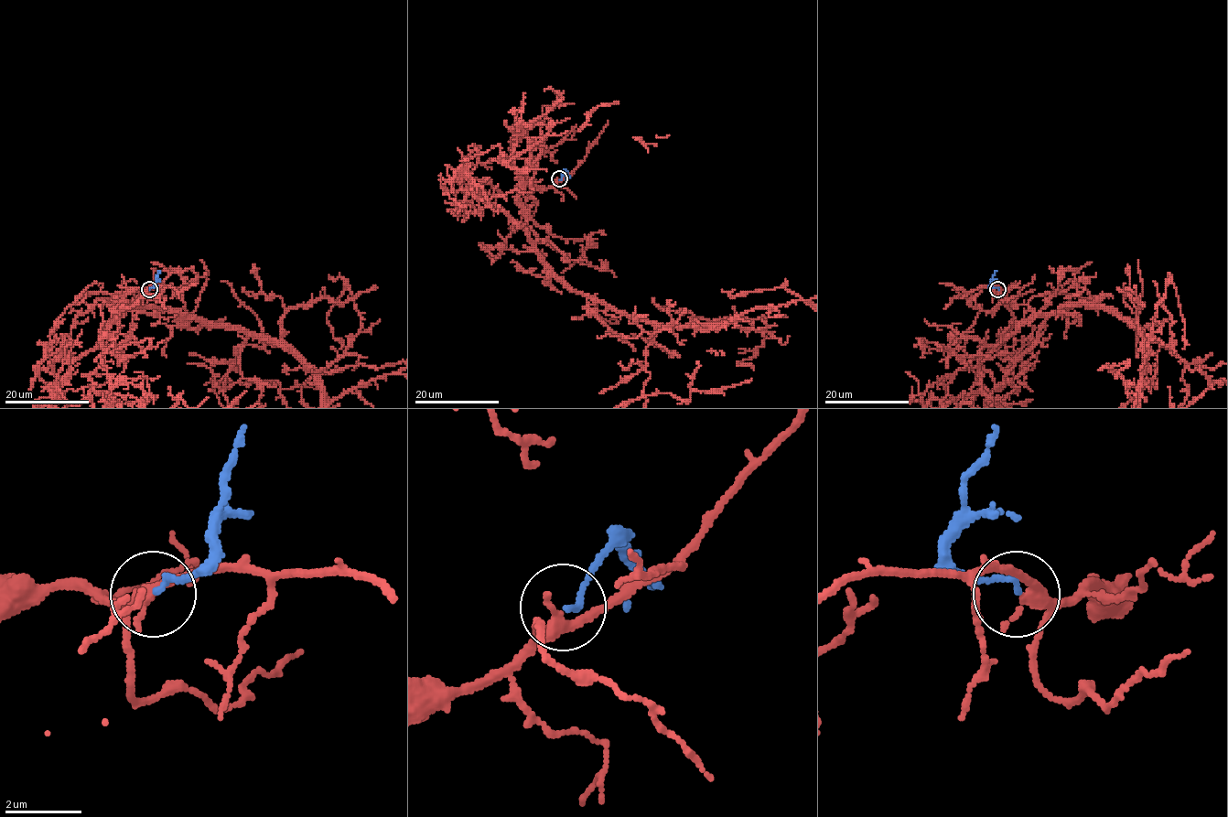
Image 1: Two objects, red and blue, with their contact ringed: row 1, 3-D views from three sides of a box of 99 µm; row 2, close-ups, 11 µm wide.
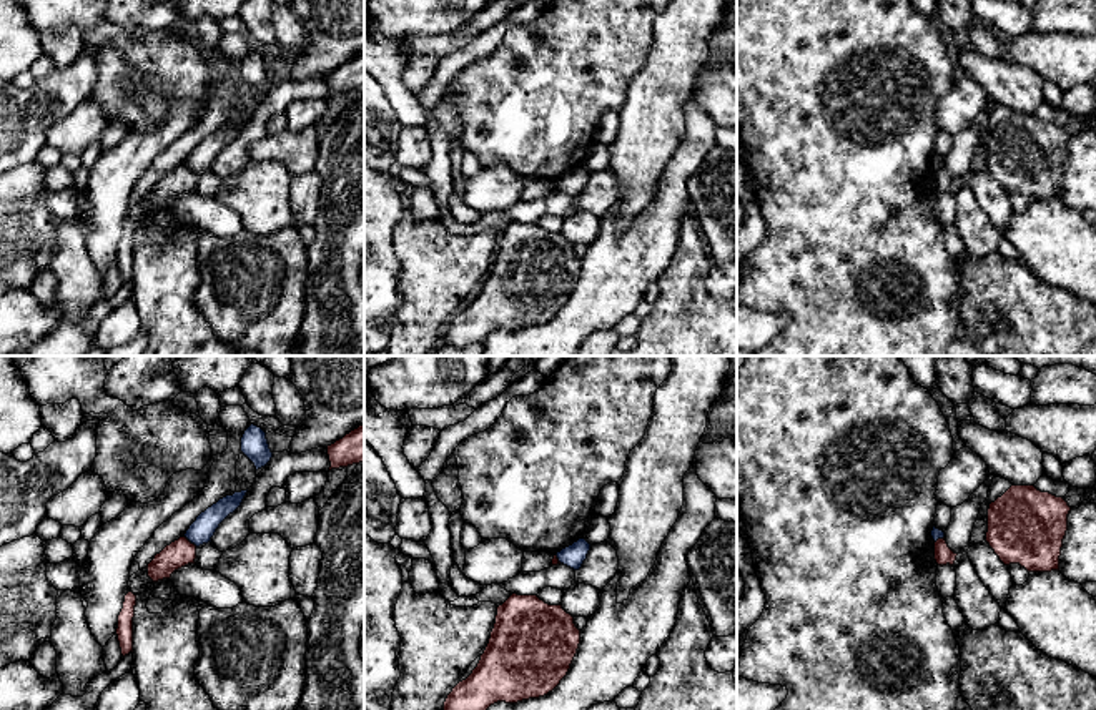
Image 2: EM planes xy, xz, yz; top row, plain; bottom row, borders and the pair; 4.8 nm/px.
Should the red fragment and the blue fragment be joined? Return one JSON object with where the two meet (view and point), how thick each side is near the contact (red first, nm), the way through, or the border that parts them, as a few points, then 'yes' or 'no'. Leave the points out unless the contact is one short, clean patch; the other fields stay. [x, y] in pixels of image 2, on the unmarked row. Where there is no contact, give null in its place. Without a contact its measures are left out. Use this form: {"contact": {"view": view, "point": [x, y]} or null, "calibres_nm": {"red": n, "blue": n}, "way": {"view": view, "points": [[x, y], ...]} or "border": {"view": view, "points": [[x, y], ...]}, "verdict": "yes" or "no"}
{"contact": {"view": "xy", "point": [190, 170]}, "calibres_nm": {"red": 130, "blue": 120}, "border": {"view": "xy", "points": [[185, 163], [197, 173]]}, "verdict": "no"}

